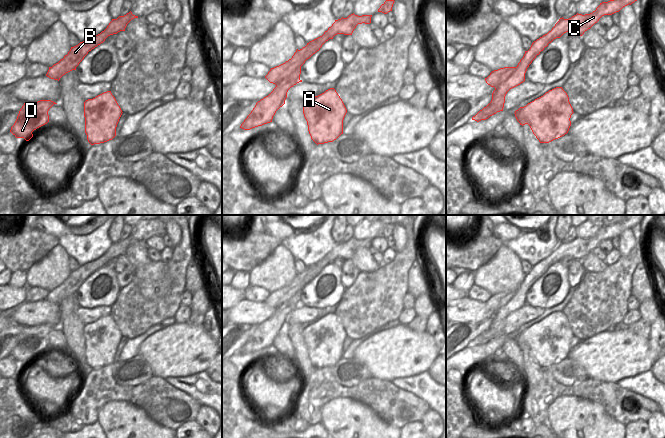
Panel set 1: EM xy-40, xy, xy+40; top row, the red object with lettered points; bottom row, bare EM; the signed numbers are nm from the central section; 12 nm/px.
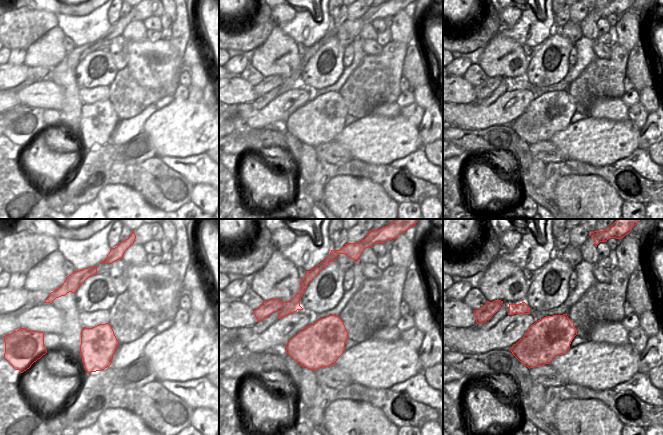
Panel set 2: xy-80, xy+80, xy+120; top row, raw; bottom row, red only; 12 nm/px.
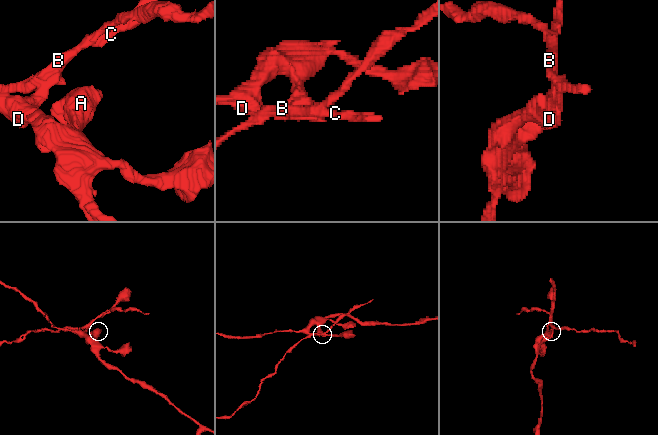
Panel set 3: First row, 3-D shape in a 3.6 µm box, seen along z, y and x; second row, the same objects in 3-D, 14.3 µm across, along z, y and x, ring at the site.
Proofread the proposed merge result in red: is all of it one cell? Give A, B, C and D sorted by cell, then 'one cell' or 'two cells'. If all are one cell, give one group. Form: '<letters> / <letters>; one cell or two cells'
A C D / B; two cells

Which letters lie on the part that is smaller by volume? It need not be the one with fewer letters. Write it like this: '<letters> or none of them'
B

